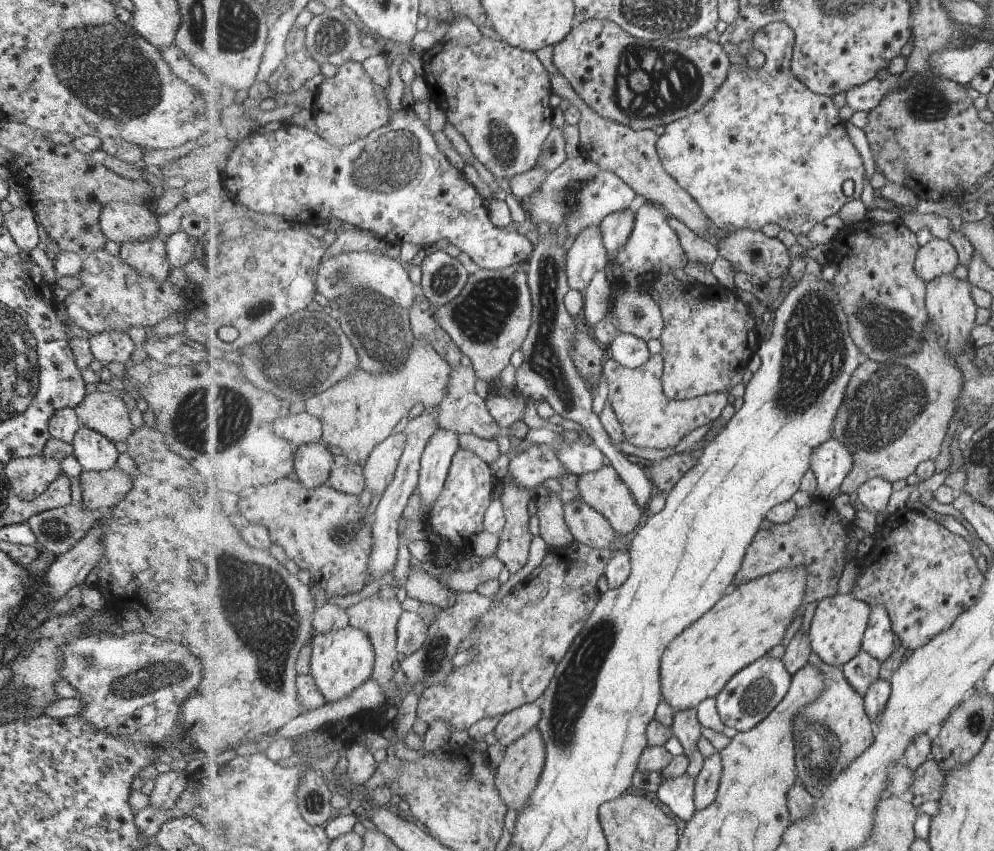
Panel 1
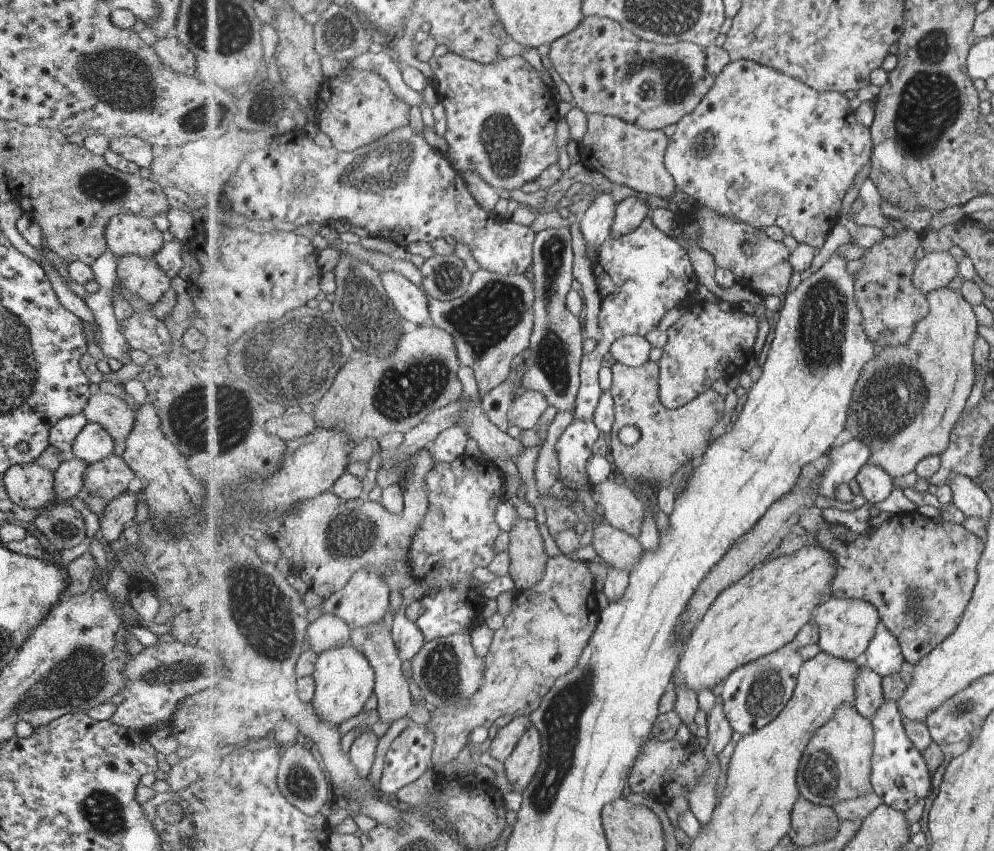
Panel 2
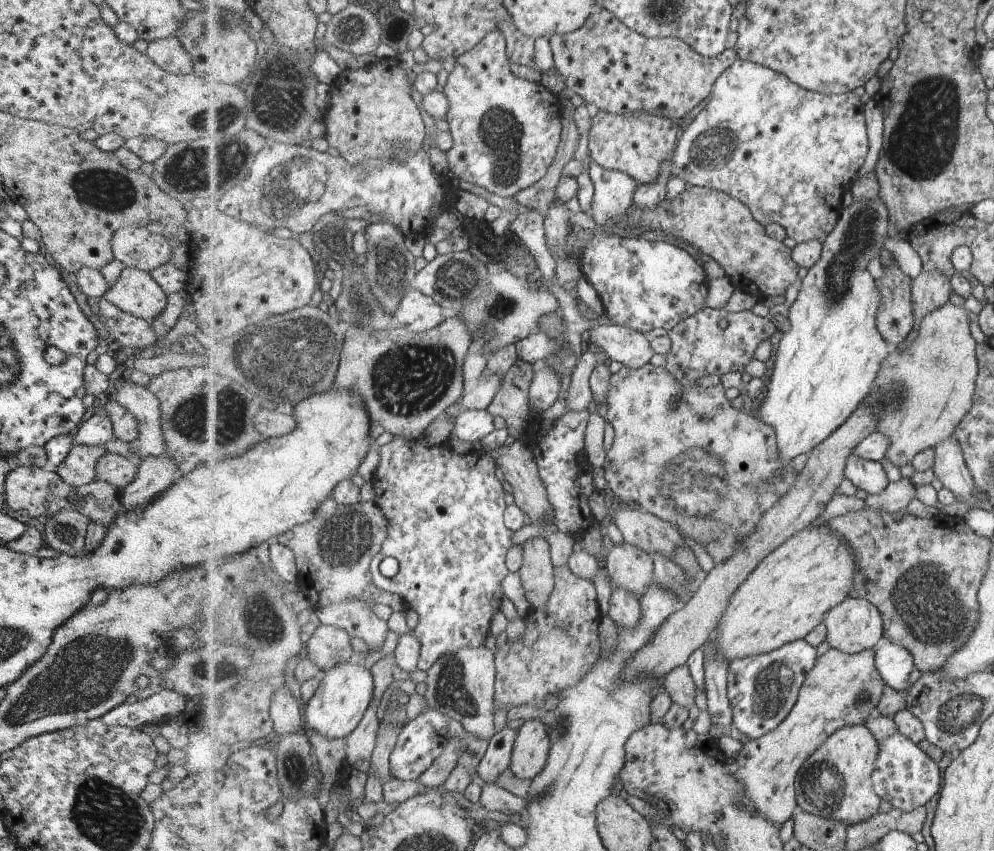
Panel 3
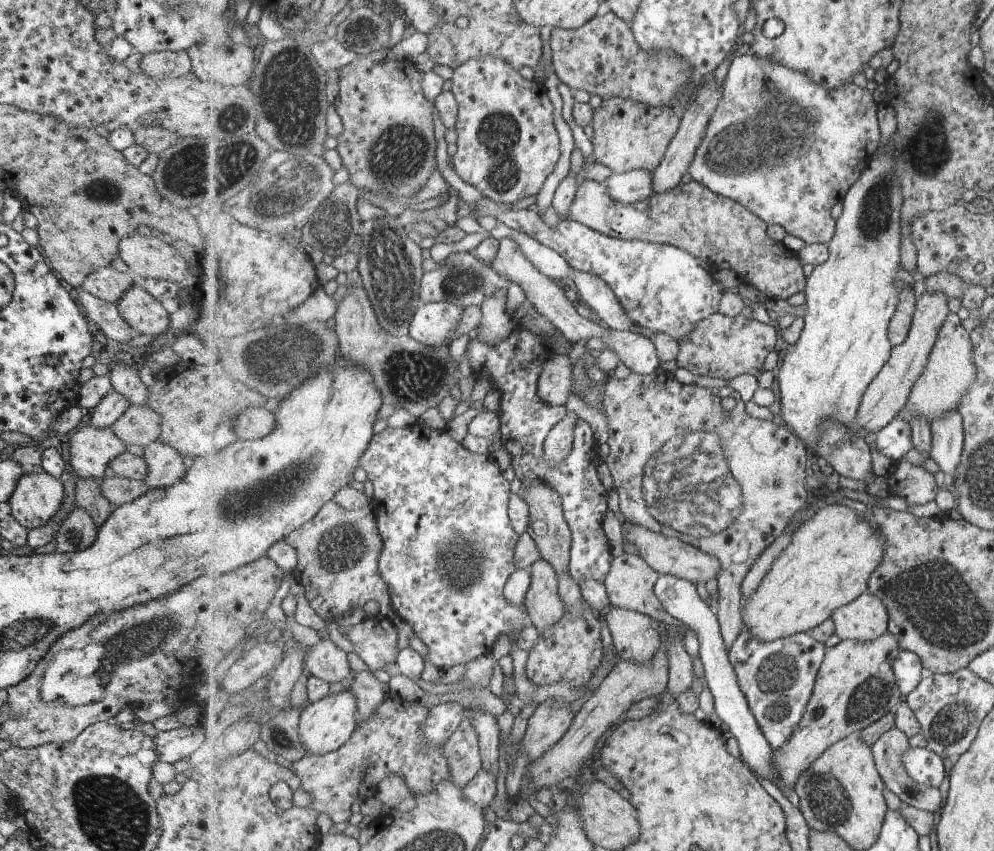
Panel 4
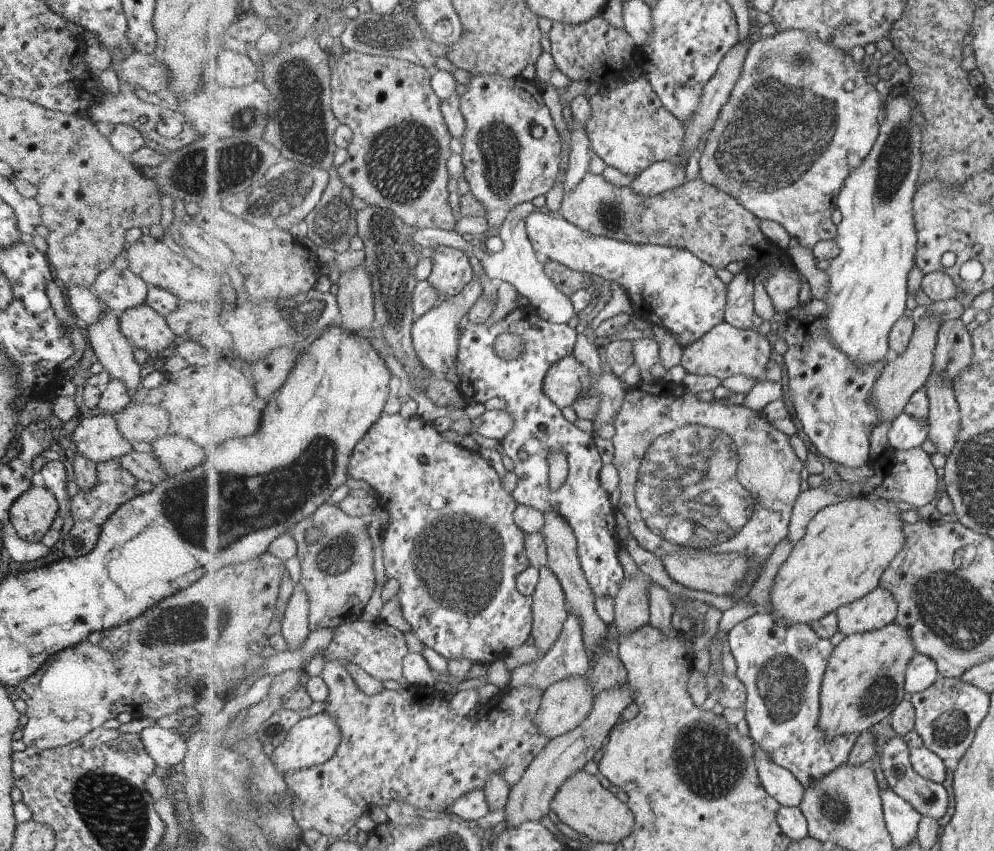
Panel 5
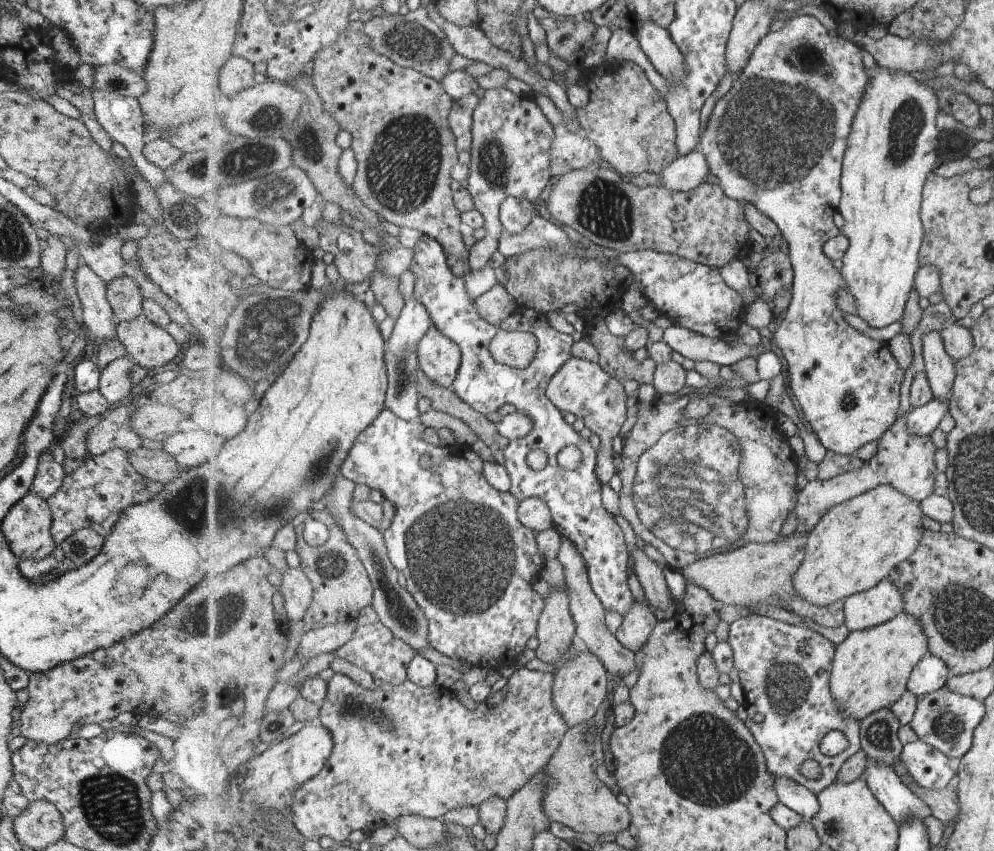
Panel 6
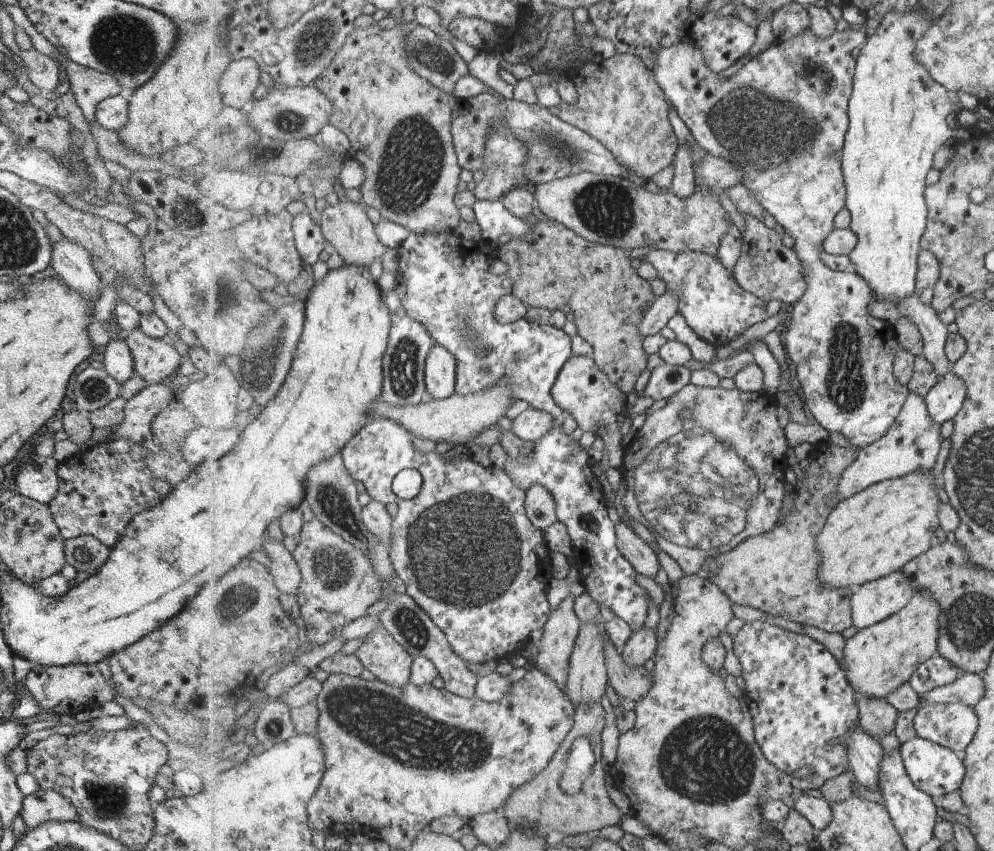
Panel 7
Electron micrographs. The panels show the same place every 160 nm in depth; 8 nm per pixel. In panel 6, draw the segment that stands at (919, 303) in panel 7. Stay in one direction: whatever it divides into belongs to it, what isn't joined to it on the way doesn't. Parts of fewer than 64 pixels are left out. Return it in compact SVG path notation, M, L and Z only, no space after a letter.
M929 330L922 336L922 351L925 374L933 390L934 398L949 402L953 390L953 382L957 376L955 361L947 354L941 338L941 331Z

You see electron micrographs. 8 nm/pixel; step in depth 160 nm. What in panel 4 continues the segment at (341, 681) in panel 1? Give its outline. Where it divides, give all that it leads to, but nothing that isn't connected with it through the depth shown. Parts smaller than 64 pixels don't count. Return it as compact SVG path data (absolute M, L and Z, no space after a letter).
M349 688L347 691L329 694L323 700L305 707L299 725L300 741L307 752L305 755L326 755L339 751L353 736L357 736L357 704L358 700Z

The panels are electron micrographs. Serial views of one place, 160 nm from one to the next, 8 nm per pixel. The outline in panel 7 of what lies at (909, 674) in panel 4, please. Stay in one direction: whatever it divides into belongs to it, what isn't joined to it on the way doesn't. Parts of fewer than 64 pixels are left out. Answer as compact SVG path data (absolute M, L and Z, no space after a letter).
M937 651L914 672L909 681L913 688L923 696L926 692L954 683L960 676L963 676L963 673L963 670L952 660Z

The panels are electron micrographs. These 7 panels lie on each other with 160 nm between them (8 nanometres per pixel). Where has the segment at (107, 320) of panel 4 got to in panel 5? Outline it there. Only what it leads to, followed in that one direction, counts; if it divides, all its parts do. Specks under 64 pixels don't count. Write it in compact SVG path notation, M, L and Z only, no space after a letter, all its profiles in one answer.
M70 286L67 291L67 310L84 326L100 319L105 306L88 287Z

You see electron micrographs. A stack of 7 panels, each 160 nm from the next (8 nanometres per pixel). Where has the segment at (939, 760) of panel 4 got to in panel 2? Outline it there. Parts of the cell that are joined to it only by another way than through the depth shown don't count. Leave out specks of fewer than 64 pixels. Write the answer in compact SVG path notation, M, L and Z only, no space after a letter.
M884 701L879 712L871 719L876 739L870 784L883 803L905 813L931 792L932 772L921 751L909 738L902 717L897 703Z

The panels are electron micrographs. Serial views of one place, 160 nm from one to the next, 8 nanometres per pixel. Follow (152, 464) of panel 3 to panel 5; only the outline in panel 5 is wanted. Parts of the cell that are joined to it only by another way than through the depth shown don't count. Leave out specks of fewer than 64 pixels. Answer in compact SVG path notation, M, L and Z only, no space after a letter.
M169 434L151 441L155 458L162 466L163 474L169 477L191 470L197 466L209 450L198 447L192 440Z

